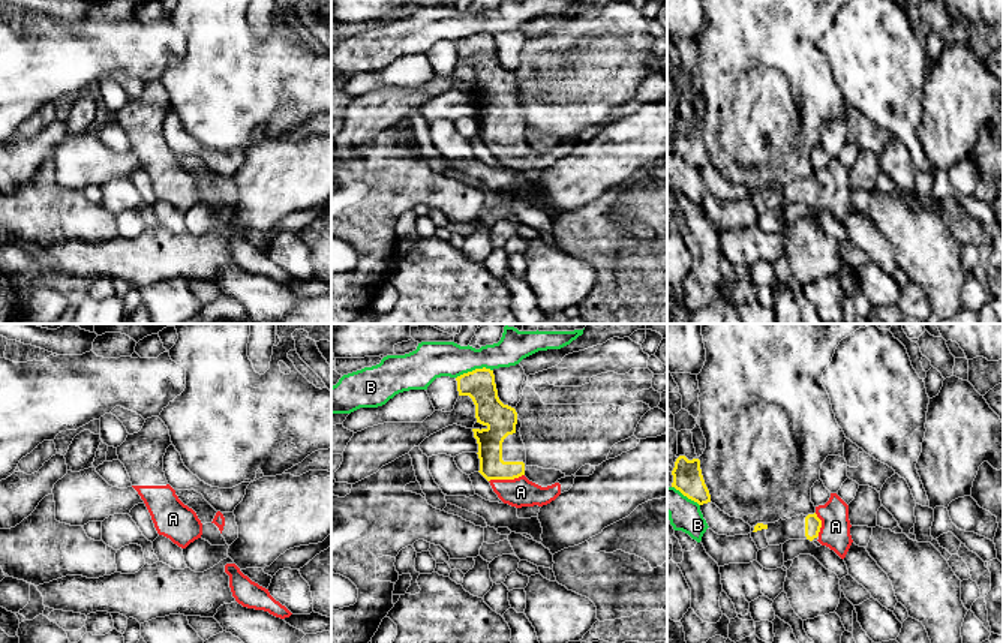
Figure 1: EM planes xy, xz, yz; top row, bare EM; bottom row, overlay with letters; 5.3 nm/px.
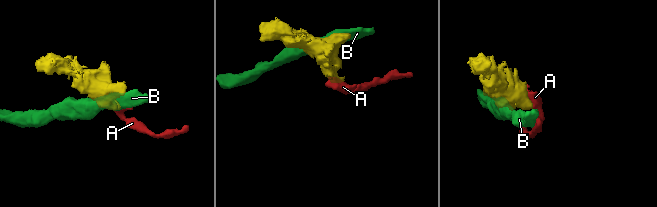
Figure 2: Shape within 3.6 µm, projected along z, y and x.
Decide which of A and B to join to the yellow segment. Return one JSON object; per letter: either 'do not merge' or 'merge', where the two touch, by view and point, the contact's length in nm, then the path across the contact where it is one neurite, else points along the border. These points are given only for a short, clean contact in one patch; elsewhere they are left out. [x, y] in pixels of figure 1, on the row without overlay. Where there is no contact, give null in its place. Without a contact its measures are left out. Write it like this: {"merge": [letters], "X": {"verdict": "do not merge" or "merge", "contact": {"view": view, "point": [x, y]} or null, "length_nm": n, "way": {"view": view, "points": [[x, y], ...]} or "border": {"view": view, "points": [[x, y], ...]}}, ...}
{"merge": ["A"], "A": {"verdict": "merge", "contact": {"view": "xz", "point": [505, 143]}, "length_nm": 200, "way": {"view": "xz", "points": [[492, 131], [505, 143], [520, 156]]}}, "B": {"verdict": "do not merge", "contact": {"view": "xz", "point": [476, 33]}, "length_nm": 200}}

